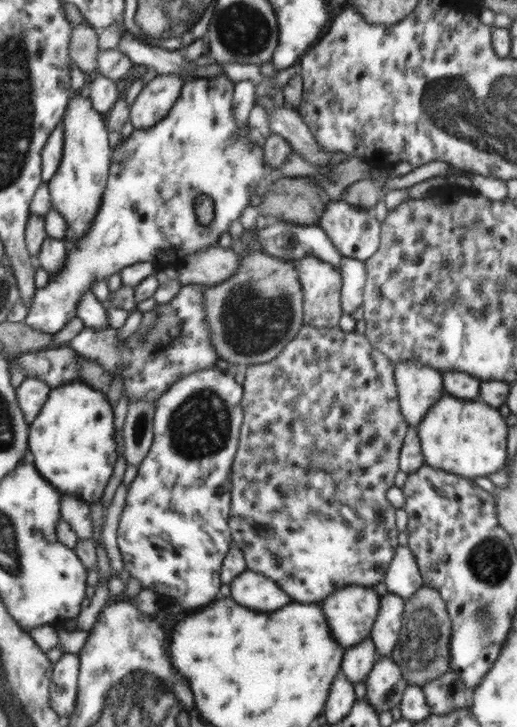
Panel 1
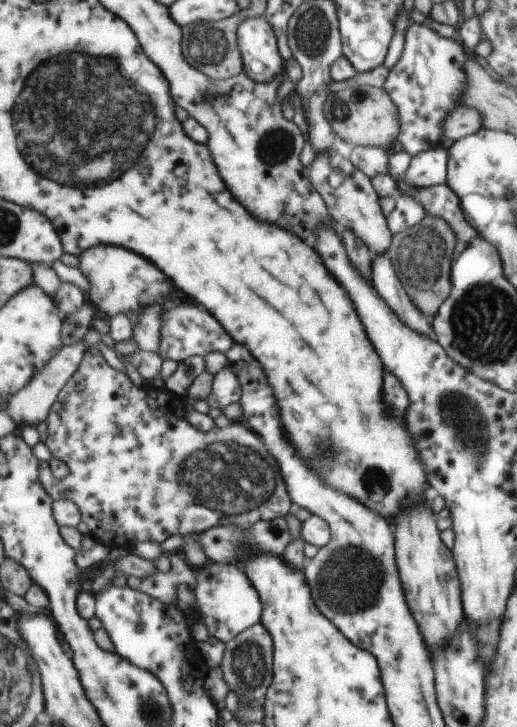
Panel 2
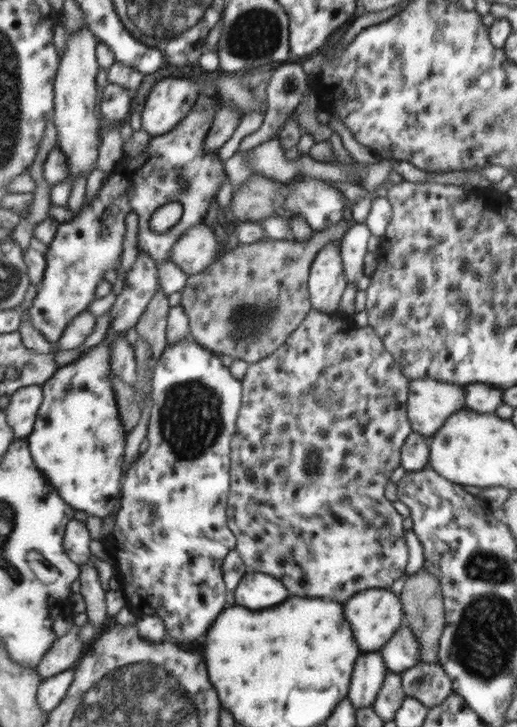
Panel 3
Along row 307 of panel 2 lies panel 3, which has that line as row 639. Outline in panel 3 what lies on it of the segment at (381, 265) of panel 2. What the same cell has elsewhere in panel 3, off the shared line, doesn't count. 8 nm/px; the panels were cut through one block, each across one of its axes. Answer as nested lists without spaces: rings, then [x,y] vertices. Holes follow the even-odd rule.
[[[404,624],[396,629],[395,636],[379,651],[387,670],[402,674],[406,669],[418,665],[422,660],[419,644],[414,632],[407,625]]]

